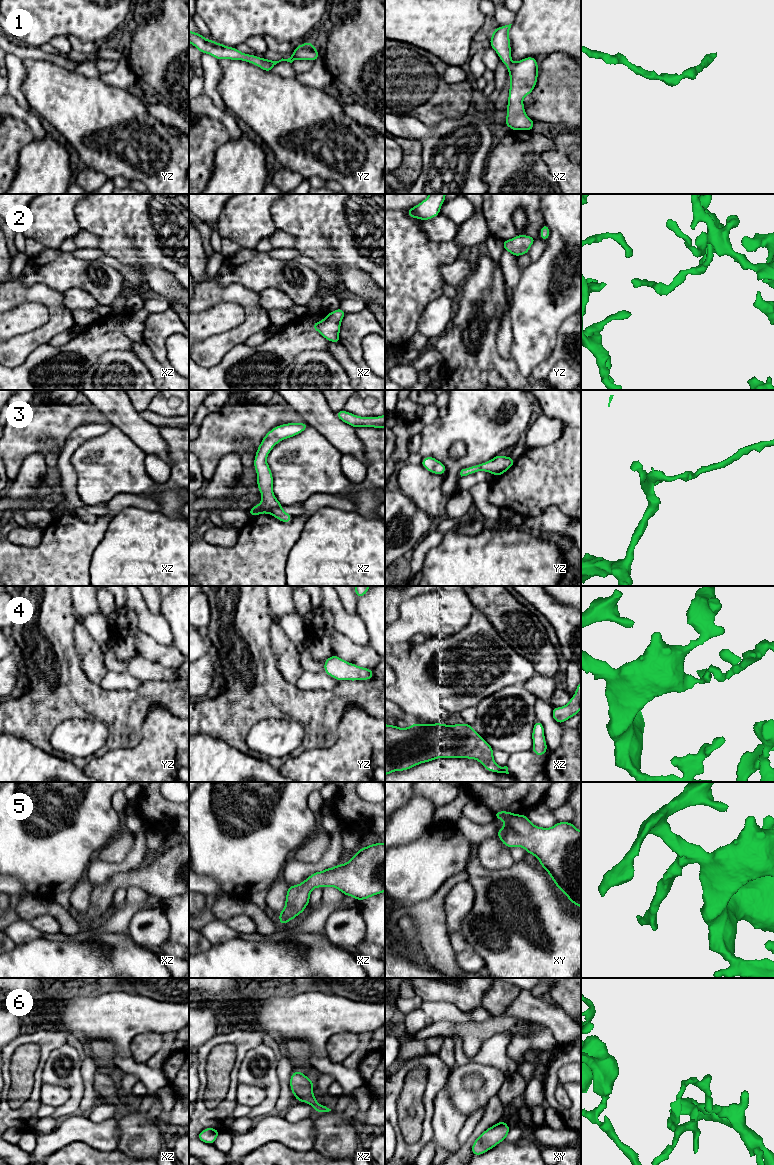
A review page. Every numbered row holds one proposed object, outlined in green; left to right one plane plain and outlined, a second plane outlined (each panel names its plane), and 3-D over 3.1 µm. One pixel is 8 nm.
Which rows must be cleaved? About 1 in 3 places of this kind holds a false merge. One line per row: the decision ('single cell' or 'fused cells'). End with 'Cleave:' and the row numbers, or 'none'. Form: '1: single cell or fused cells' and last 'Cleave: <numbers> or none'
1: single cell
2: single cell
3: single cell
4: single cell
5: single cell
6: single cell
Cleave: none

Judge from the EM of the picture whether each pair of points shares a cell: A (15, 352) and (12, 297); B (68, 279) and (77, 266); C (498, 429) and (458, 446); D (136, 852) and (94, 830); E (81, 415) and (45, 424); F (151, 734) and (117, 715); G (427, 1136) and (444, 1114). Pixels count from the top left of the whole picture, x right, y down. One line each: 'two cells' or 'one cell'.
A: one cell
B: one cell
C: two cells
D: two cells
E: one cell
F: two cells
G: two cells

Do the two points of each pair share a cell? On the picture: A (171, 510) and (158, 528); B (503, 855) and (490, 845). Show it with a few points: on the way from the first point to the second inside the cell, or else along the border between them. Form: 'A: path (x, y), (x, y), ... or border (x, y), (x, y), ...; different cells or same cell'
A: border (159, 511), (171, 518), (178, 519); different cells
B: path (500, 855), (493, 848); same cell

